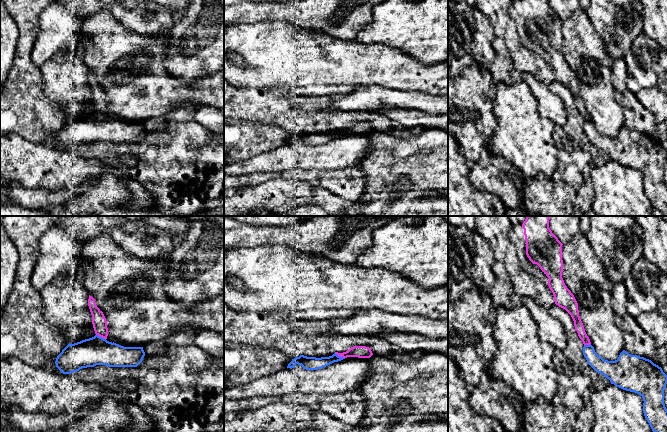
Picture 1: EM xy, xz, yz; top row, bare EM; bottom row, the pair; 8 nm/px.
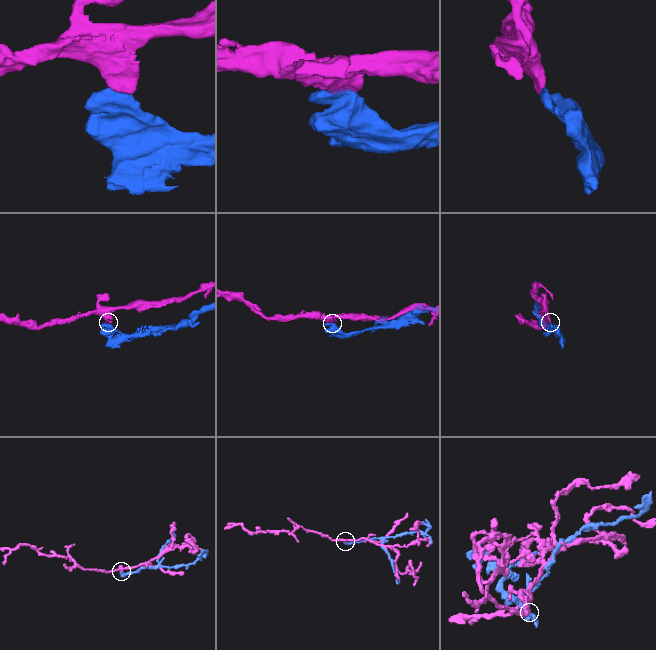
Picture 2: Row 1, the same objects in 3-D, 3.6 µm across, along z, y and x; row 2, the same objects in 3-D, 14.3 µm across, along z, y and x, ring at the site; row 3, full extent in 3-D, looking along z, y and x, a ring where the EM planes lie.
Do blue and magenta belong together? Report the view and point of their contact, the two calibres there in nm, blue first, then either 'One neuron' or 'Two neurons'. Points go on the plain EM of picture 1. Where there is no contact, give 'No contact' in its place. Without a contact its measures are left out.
Touches blue at xy (101, 113). Thickness 220 nm (blue) against 120 nm. Two neurons

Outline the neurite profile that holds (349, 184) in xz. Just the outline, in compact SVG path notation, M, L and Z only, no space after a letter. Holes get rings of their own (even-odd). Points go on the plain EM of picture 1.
M349 167L337 170L293 169L281 173L261 172L240 176L224 176L224 189L242 189L246 186L257 185L278 178L304 180L313 187L322 187L351 202L359 201L367 186L363 170L360 167Z

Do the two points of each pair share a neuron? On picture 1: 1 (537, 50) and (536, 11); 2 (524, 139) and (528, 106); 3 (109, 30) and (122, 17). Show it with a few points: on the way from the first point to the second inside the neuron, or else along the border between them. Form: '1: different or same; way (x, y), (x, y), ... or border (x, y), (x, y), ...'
1: same; way (537, 40), (535, 21)
2: same; way (524, 131), (524, 114)
3: different; border (107, 10), (128, 30), (138, 33)

